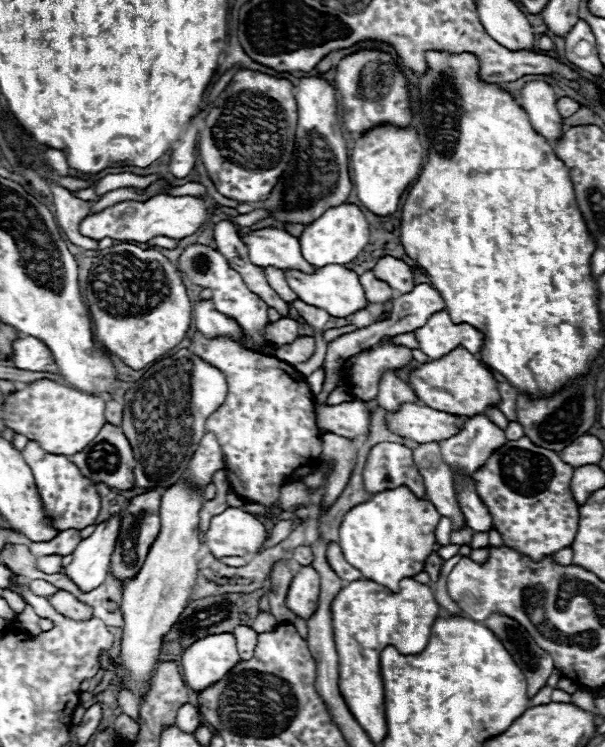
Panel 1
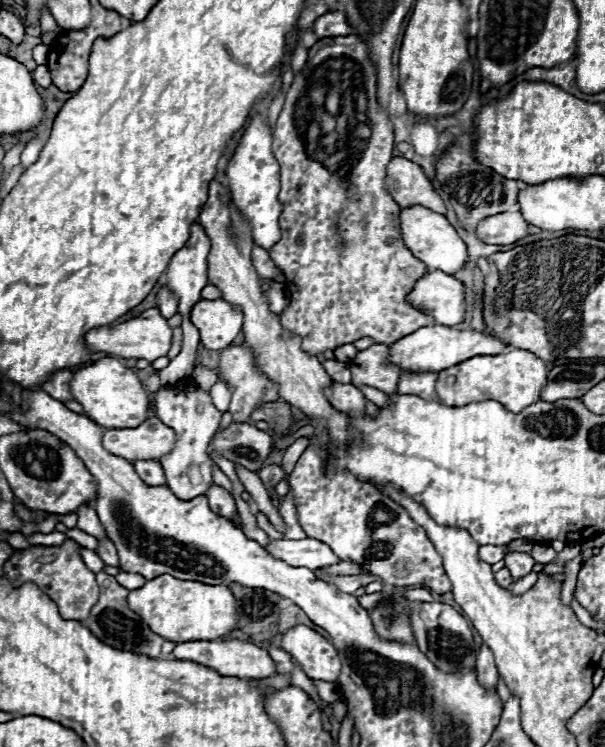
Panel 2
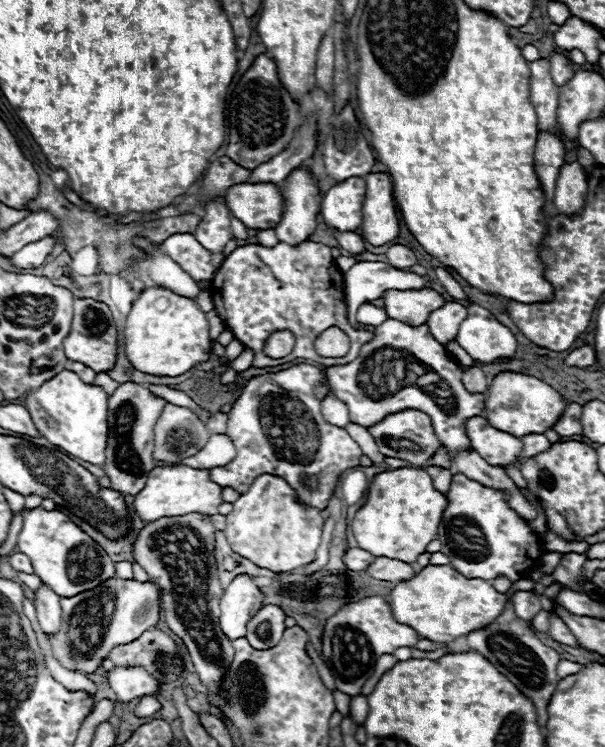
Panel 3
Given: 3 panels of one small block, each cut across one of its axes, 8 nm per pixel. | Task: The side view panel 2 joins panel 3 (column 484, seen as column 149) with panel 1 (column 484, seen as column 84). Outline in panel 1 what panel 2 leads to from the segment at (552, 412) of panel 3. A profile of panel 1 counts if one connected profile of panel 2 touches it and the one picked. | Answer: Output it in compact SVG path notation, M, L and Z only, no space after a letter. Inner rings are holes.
M456 348L440 360L430 360L420 368L410 372L410 386L416 392L418 400L430 408L450 412L456 416L476 416L484 414L488 406L496 406L500 402L498 382L494 374L464 348Z

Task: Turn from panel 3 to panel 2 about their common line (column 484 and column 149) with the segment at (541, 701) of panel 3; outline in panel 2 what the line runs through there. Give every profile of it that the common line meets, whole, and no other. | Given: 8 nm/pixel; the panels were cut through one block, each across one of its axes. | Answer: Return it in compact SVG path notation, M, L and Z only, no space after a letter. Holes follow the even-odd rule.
M100 572L96 574L98 578L98 584L100 584L100 598L98 602L92 606L90 610L90 616L86 620L82 620L82 626L86 626L100 642L112 646L112 648L118 648L118 650L126 650L126 652L134 652L134 654L142 654L142 656L148 656L148 658L166 658L162 654L162 644L164 644L164 638L154 634L148 624L128 608L128 588L120 586L116 582L114 576L108 576L106 572Z

